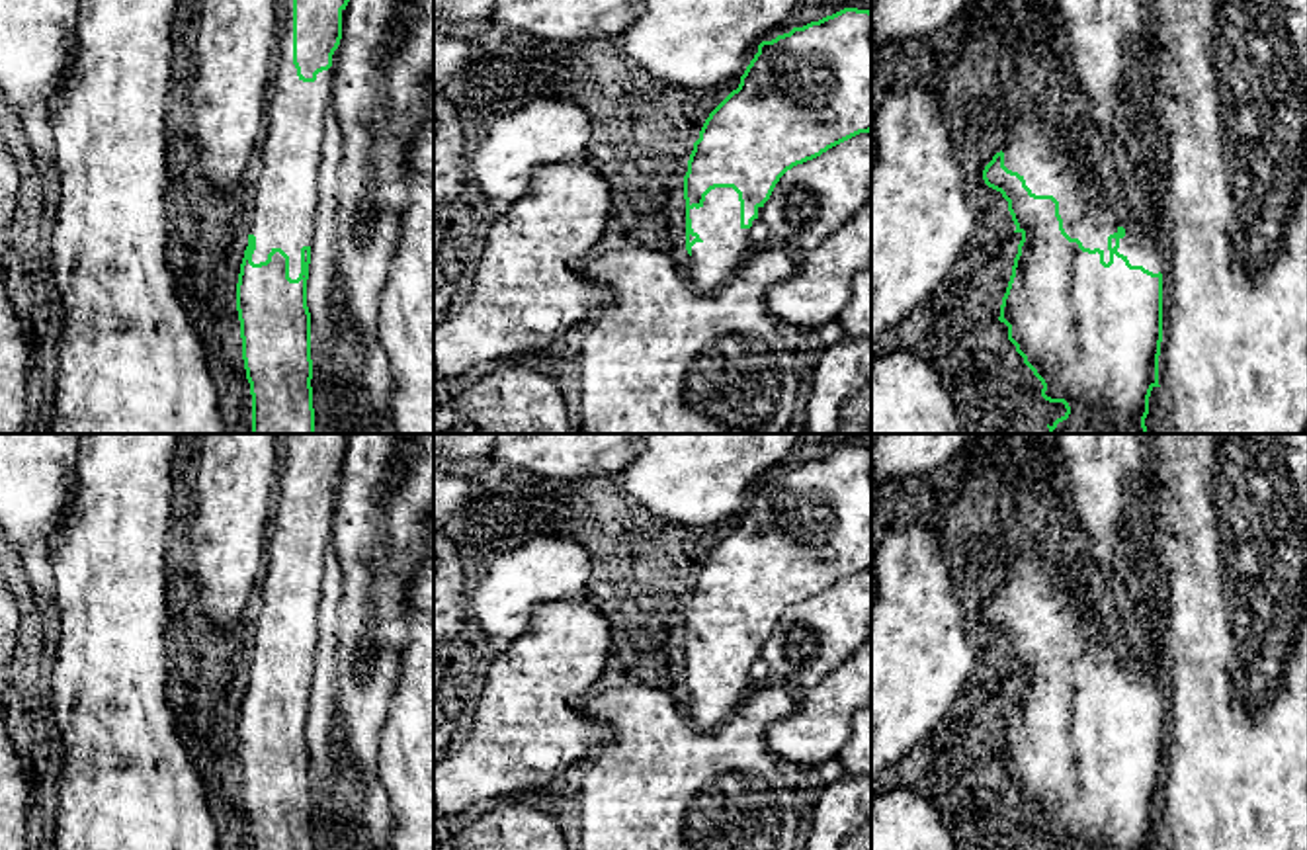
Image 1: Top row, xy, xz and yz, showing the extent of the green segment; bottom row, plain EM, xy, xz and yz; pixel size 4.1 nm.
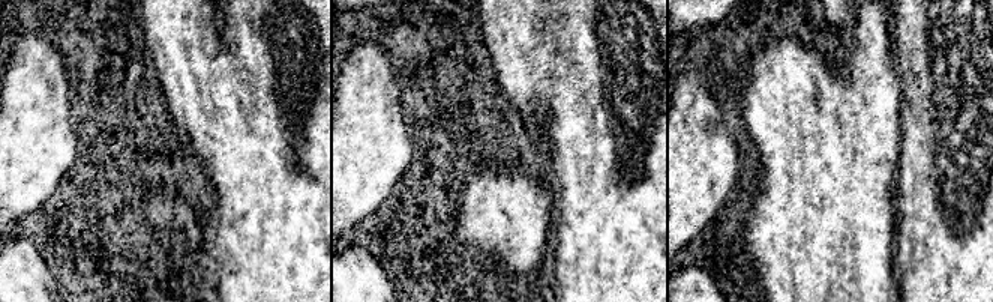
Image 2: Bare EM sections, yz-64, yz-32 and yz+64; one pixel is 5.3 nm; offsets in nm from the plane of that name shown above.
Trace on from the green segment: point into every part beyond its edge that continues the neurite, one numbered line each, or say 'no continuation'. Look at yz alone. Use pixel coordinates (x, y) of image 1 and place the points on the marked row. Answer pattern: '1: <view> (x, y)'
1: yz (1091, 208)

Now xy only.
1: xy (284, 213)

